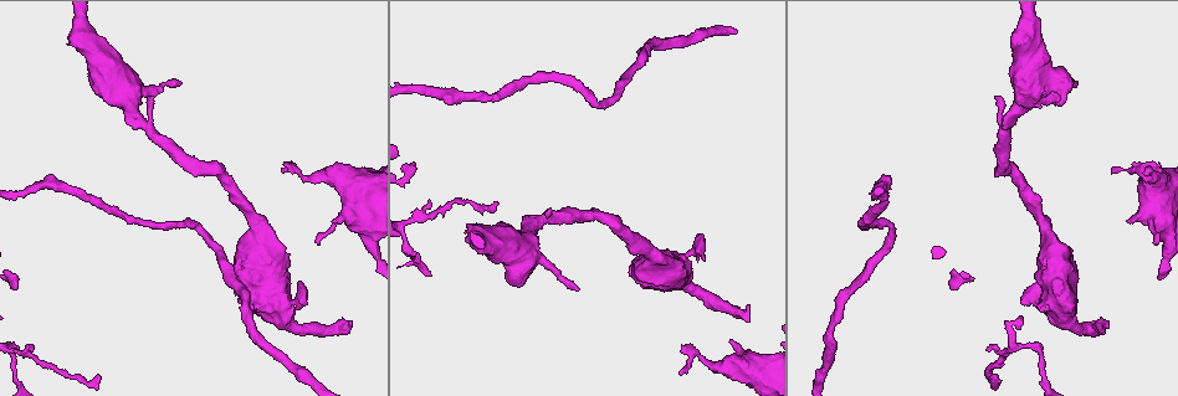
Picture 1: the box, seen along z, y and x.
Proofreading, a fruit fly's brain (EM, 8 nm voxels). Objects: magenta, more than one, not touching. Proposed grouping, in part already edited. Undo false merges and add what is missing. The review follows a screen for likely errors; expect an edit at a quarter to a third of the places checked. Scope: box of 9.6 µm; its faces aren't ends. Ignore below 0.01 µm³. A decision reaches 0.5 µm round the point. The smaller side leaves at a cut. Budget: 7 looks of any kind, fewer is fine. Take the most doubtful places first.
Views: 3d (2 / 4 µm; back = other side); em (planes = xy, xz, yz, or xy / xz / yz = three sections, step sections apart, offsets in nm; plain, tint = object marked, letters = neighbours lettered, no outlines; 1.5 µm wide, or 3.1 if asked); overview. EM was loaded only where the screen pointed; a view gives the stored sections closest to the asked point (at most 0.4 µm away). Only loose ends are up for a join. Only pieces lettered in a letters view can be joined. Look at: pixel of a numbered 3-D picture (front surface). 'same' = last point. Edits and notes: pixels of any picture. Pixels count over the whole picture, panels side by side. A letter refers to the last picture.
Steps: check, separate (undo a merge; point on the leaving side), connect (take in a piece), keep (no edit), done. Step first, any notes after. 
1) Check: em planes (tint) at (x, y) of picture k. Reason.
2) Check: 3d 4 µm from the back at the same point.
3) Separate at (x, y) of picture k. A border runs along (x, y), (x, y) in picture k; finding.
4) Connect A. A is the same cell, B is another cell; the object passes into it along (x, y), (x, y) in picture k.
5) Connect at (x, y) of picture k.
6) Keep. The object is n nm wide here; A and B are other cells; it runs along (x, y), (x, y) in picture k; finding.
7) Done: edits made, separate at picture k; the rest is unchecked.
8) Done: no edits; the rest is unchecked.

Check: em planes (letters) at (320, 245) of picture 1. An open end.

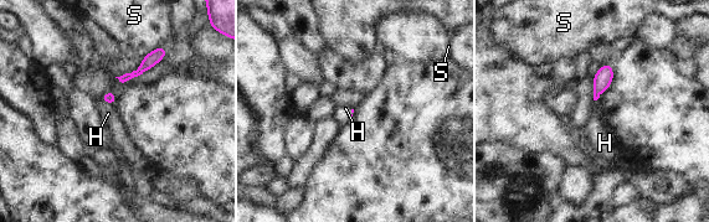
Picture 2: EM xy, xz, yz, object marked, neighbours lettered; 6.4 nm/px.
Connect H. H is the same cell, S is another cell; the object passes into it along (111, 97), (107, 102), (108, 113) in picture 2; the cell continues.

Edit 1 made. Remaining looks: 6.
Check: 3d 2 µm at (429, 201) of picture 1. Thin end.

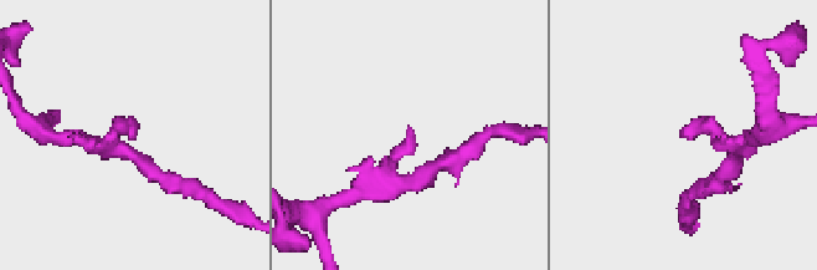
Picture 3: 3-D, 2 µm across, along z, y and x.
Check: em planes (letters) at (682, 137) of picture 3.

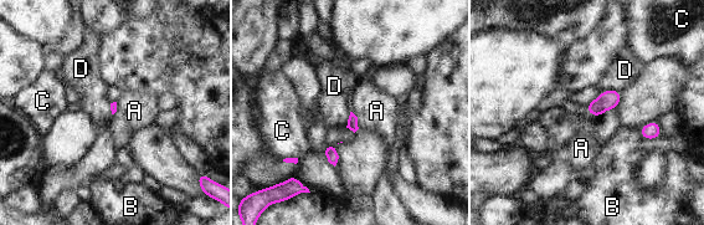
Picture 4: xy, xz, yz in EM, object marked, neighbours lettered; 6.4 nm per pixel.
Keep. A, B, C and D are other cells; a border runs along (620, 91), (605, 90), (602, 92) in picture 4; no lettered piece goes on from it.

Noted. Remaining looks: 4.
Check: em planes (letters) at (579, 289) of picture 1. Free end.

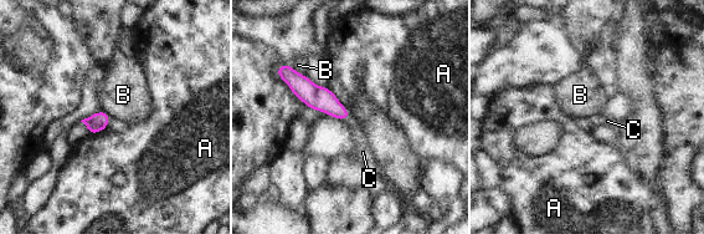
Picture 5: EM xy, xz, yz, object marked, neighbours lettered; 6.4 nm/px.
Connect C. The object is 120 nm wide here; C is the same cell, A and B are other cells; it goes on there.

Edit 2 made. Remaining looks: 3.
Done: edits made, connect at picture 2, connect at picture 5; the rest is unchecked.

